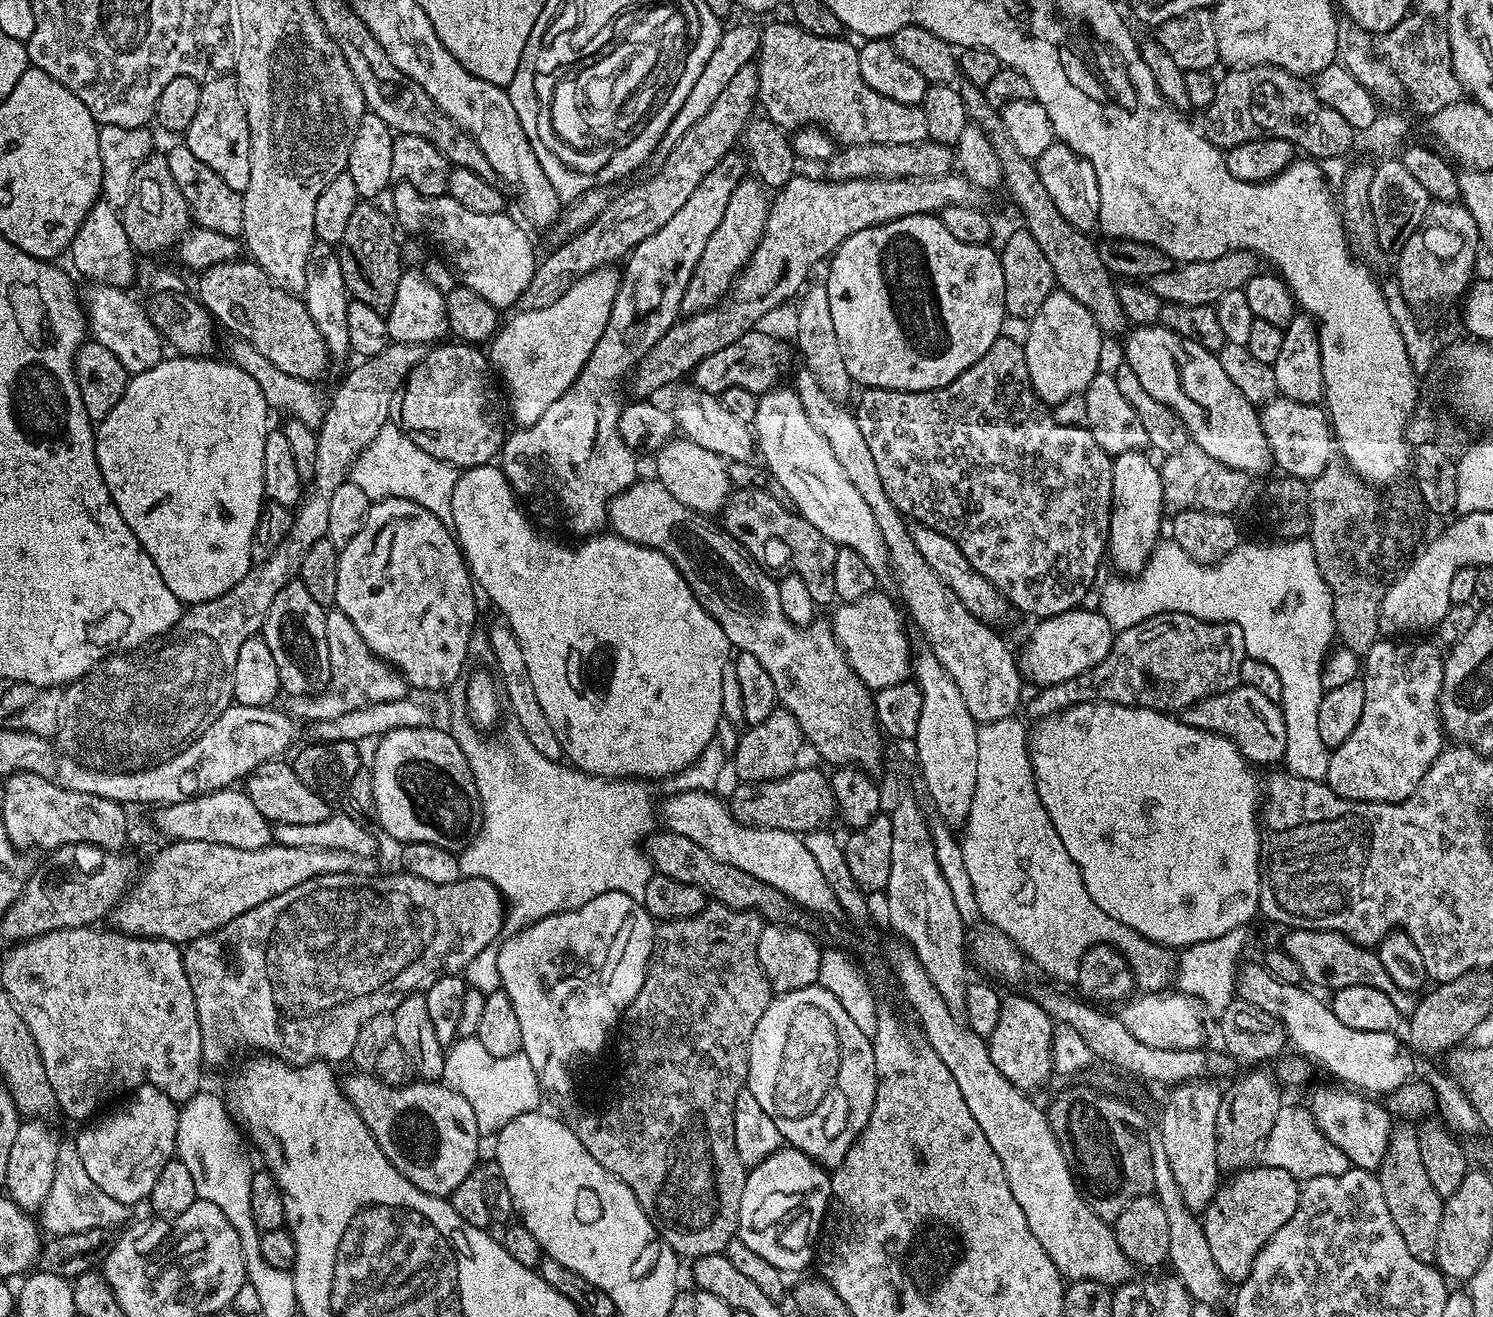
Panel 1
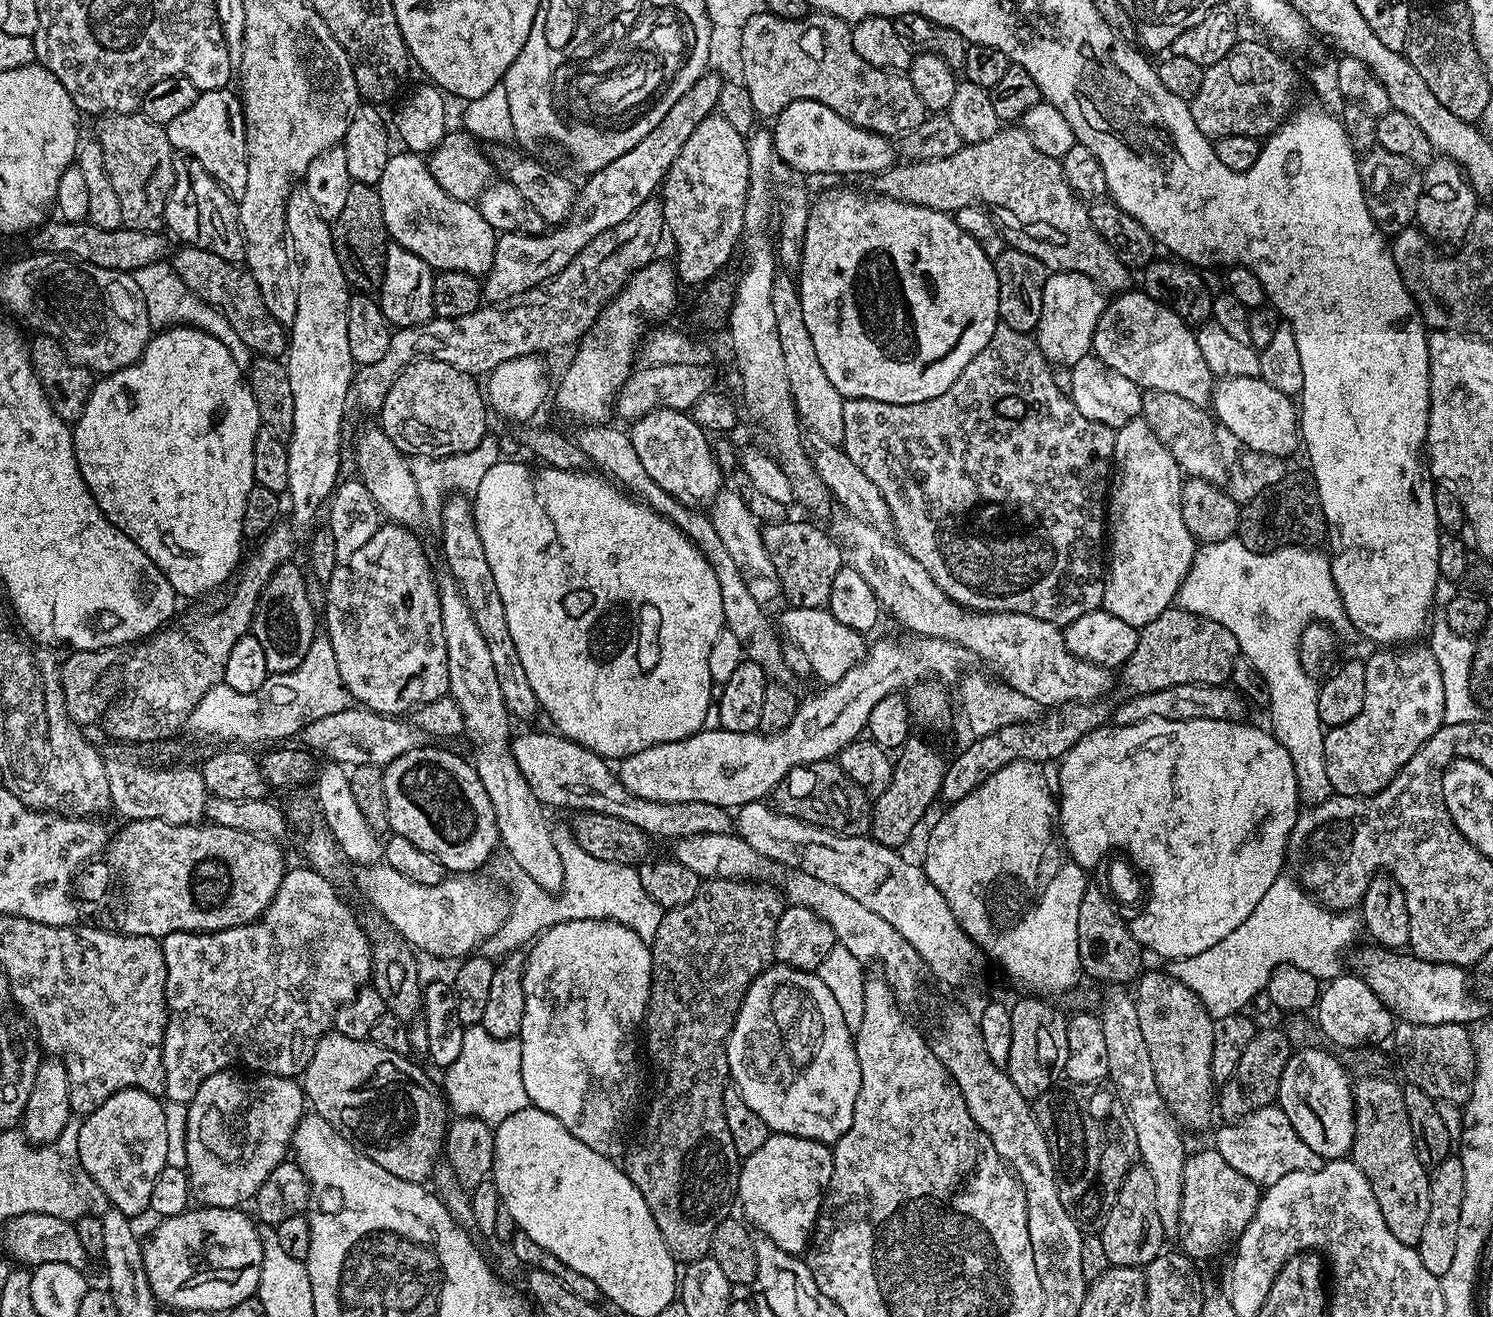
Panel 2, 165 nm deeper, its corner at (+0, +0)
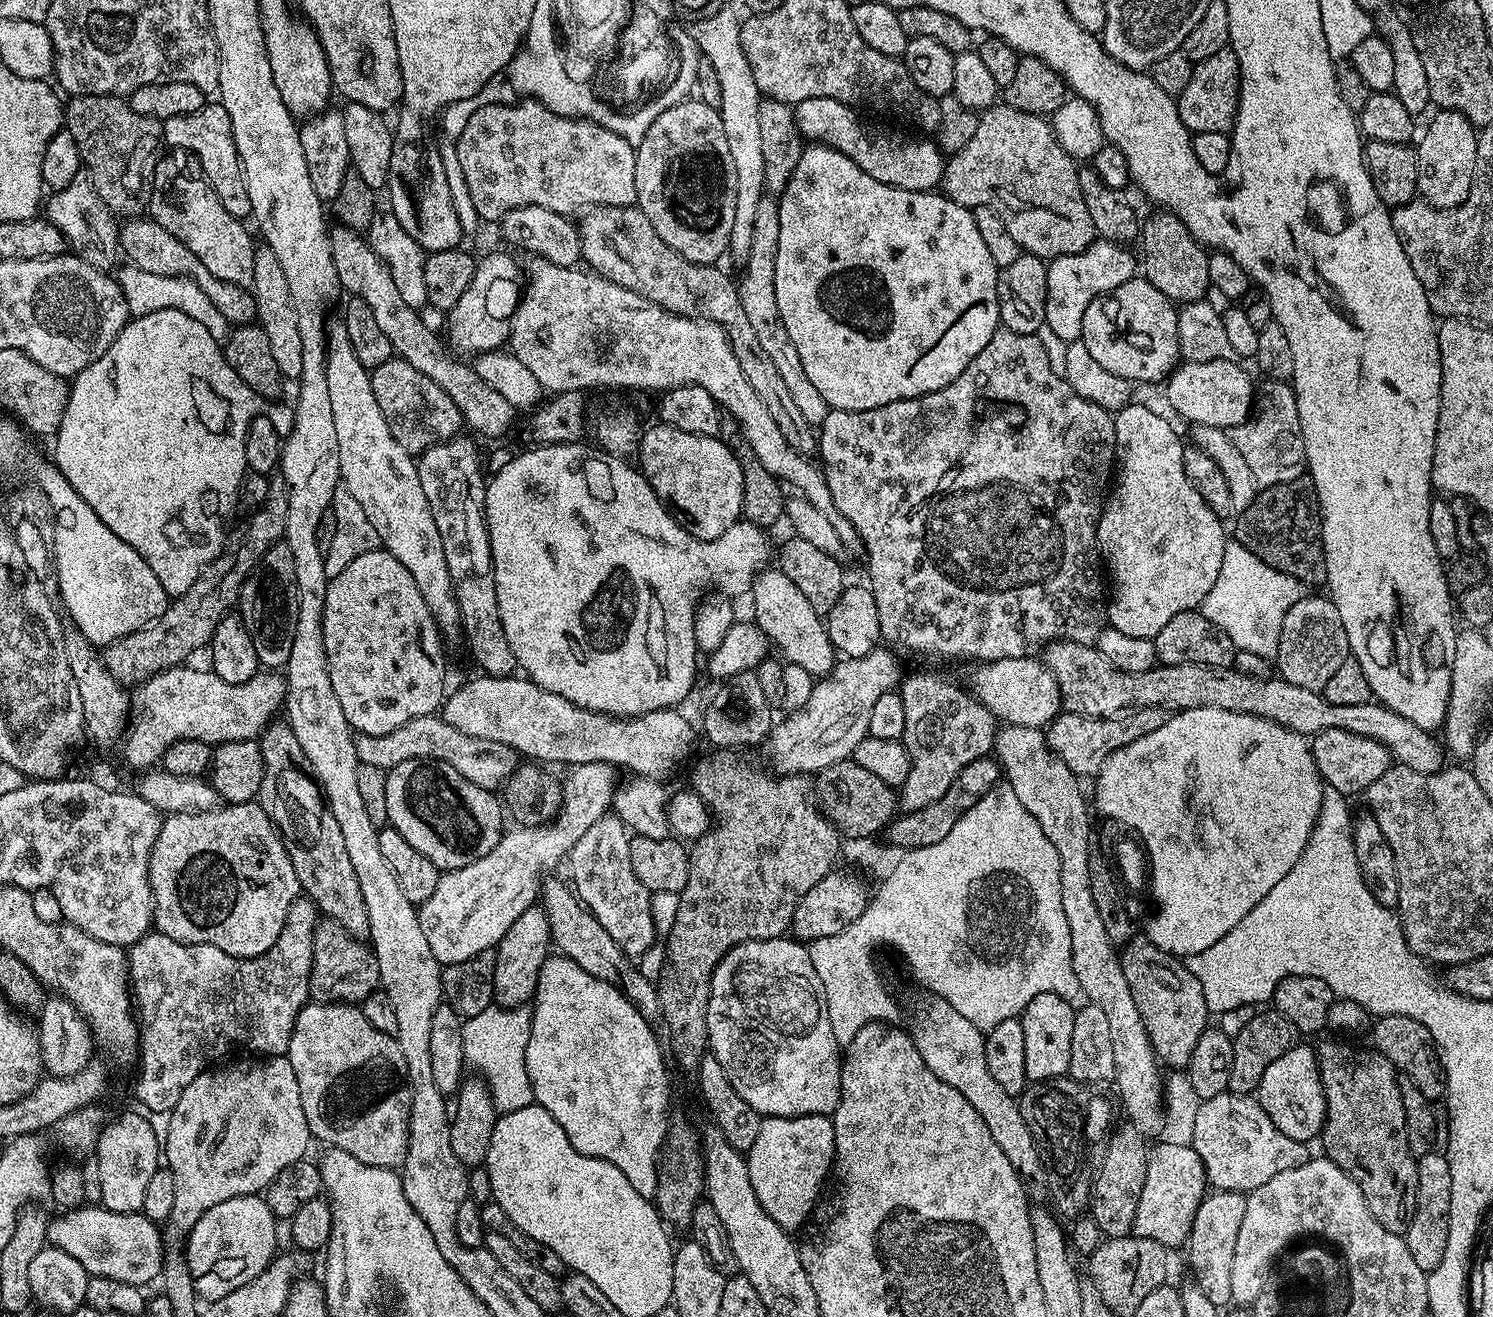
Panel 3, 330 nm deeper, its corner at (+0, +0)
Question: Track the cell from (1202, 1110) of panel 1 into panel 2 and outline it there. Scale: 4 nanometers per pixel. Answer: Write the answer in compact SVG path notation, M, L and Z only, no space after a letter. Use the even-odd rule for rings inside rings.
M1167 970L1160 972L1145 971L1134 984L1134 999L1138 1010L1138 1026L1142 1030L1142 1038L1146 1038L1146 1050L1150 1050L1150 1066L1156 1071L1158 1090L1171 1110L1172 1116L1181 1129L1204 1128L1214 1116L1214 1081L1210 1062L1214 1050L1214 1026L1208 1007L1190 990L1190 986L1182 986L1178 978L1174 978Z

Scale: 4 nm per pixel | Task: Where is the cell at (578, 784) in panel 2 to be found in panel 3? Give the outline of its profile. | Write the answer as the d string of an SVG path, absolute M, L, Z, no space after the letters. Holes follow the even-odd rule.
M440 714L410 718L410 722L398 726L398 730L390 730L390 734L371 736L362 732L355 737L355 741L356 757L362 764L387 770L411 760L436 760L440 764L454 766L454 770L458 770L462 778L474 782L474 786L489 790L503 789L518 767L515 749L502 742L474 738L474 734L462 734L462 730L450 726L450 722L446 722Z

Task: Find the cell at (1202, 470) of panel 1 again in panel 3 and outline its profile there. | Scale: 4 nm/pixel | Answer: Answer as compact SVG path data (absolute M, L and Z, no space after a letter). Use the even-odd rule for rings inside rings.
M1268 380L1265 385L1265 388L1261 392L1259 389L1258 392L1258 404L1259 407L1260 404L1264 407L1264 412L1257 411L1244 423L1230 430L1234 446L1238 446L1242 458L1246 458L1250 474L1254 474L1260 488L1297 480L1306 472L1296 391L1292 389L1291 383L1283 380Z

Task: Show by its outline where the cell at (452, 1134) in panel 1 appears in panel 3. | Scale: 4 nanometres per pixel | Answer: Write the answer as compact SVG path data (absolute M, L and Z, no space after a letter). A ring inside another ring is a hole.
M309 1002L304 1005L298 1018L294 1022L294 1030L290 1038L287 1053L290 1066L294 1066L294 1078L298 1078L298 1090L302 1094L302 1110L306 1110L306 1122L313 1137L317 1141L325 1140L325 1145L341 1148L346 1154L358 1158L366 1166L375 1168L403 1169L408 1157L408 1131L410 1130L410 1102L412 1101L412 1087L408 1084L406 1058L402 1058L402 1046L398 1046L396 1037L382 1034L382 1030L374 1030L370 1022L366 1022L363 1011L354 1004L326 1004L323 1002Z

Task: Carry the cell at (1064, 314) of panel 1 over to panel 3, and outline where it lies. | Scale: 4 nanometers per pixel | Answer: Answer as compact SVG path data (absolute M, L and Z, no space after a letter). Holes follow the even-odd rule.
M1097 239L1086 250L1076 256L1058 256L1048 264L1046 274L1046 314L1044 323L1063 342L1080 339L1080 320L1086 314L1086 306L1094 298L1105 296L1138 272L1138 260L1128 253L1122 244L1111 244L1108 240Z

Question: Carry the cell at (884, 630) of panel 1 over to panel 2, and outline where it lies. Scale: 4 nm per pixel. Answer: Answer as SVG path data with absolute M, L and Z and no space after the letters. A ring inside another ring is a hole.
M785 607L785 612L778 620L778 628L782 633L783 639L789 645L795 645L806 654L807 661L812 667L812 676L820 679L821 685L827 686L838 682L842 674L846 674L864 659L866 651L865 637L859 632L850 630L850 626L842 626L838 618L823 608L794 608Z

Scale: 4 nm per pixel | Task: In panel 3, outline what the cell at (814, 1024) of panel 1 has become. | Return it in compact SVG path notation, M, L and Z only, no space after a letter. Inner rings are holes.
M795 938L779 940L751 940L739 944L729 950L722 958L720 965L712 975L712 993L706 1014L708 1023L708 1042L711 1055L722 1062L730 1082L734 1082L734 1090L754 1106L754 1110L765 1116L826 1116L831 1117L840 1101L840 1066L842 1063L842 1048L834 1038L834 1030L830 1026L830 1014L826 1010L826 994L822 986L822 978L818 978L818 970L814 970L814 962L810 958L807 947Z

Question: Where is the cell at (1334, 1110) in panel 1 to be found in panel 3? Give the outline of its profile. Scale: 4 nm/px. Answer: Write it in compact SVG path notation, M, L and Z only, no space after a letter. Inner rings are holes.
M1300 1042L1286 1054L1274 1058L1274 1062L1266 1066L1266 1074L1262 1074L1262 1082L1254 1096L1260 1101L1262 1110L1266 1110L1270 1122L1274 1122L1274 1126L1278 1126L1286 1138L1312 1142L1315 1136L1317 1139L1323 1133L1328 1103L1324 1097L1315 1047L1307 1048Z

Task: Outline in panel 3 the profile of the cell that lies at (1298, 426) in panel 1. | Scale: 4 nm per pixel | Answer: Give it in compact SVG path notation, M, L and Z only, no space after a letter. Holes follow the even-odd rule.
M1236 360L1181 363L1167 381L1168 400L1173 410L1182 419L1188 420L1189 425L1201 424L1231 430L1244 423L1254 408L1254 388L1252 392L1252 380L1240 364L1243 363Z

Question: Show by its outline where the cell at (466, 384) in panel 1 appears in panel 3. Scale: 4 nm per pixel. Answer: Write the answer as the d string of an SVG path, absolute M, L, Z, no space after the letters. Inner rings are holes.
M393 358L371 369L370 375L374 398L378 398L378 410L382 410L382 418L386 418L386 426L390 426L390 434L394 434L402 450L419 454L430 450L435 444L452 439L461 431L458 406L445 390L440 389L426 374L419 373L410 362Z

